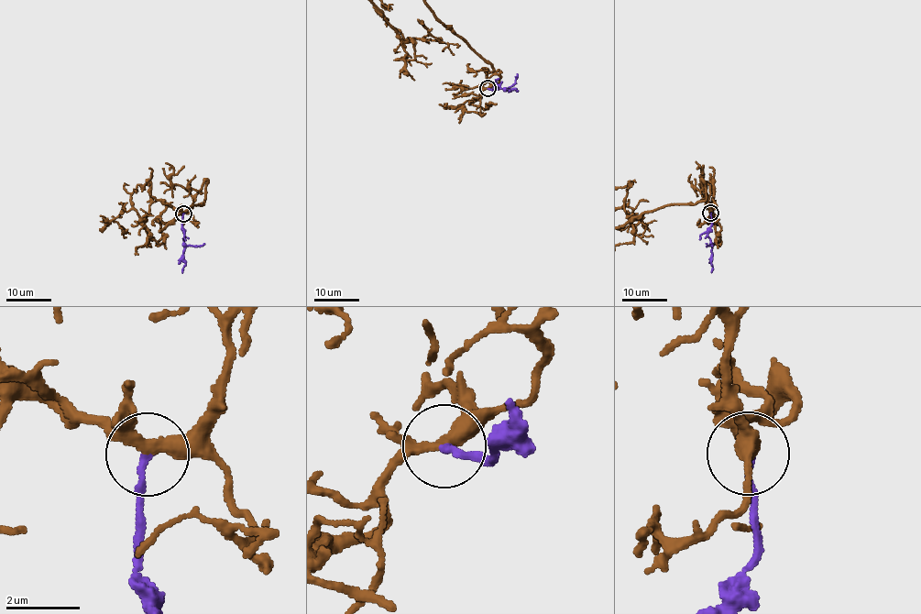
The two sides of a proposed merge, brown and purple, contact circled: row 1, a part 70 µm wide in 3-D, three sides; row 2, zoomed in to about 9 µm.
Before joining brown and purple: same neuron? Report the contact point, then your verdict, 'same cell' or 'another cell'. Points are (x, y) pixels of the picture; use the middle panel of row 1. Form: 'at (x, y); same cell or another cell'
at (487, 88); same cell

